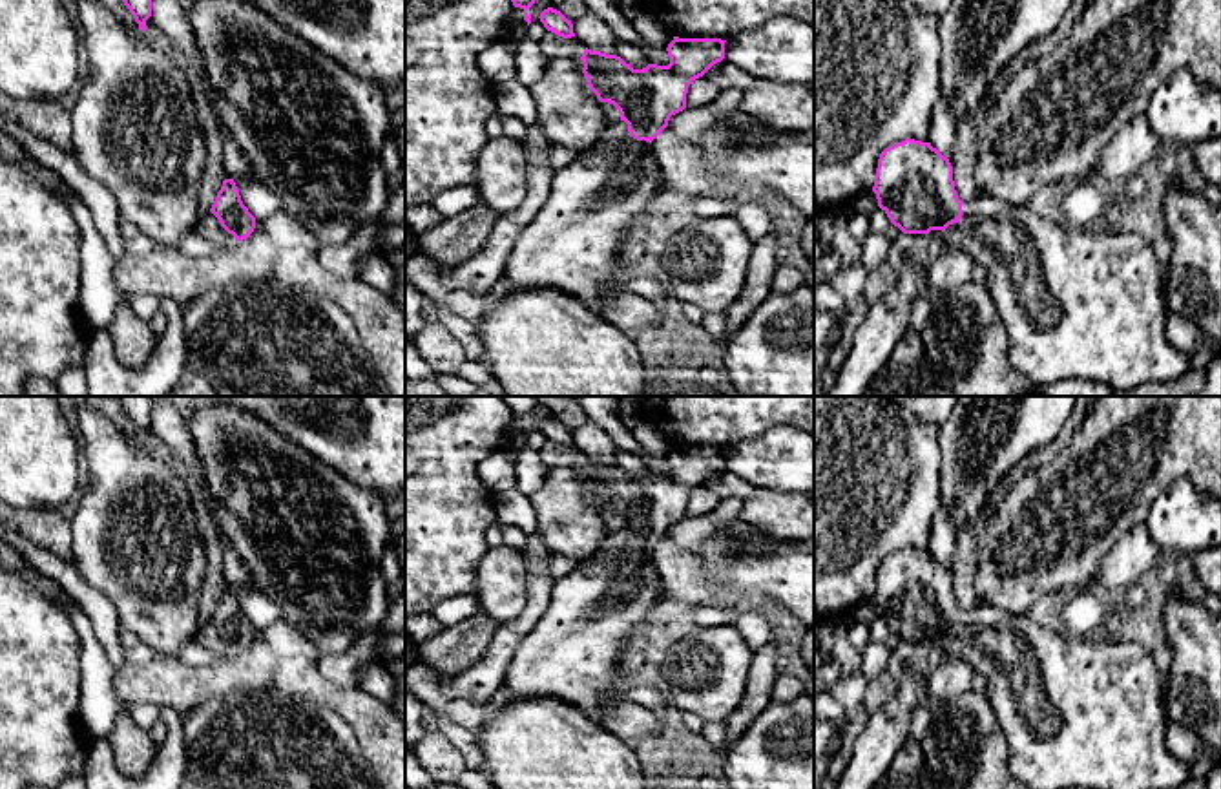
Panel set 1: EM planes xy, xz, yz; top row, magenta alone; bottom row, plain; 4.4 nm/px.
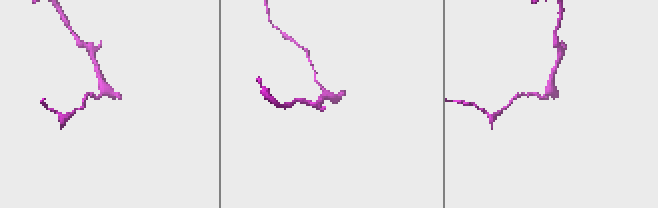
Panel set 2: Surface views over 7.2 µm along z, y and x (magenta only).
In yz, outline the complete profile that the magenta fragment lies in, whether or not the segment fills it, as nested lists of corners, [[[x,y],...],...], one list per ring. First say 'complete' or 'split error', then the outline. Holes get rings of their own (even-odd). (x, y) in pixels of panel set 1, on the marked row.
split error; [[[905,139],[880,153],[872,192],[878,206],[903,234],[944,232],[944,245],[969,254],[986,268],[984,285],[1007,332],[1006,358],[1038,391],[1051,384],[1080,378],[1110,385],[1113,391],[1143,384],[1166,384],[1188,371],[1192,356],[1177,351],[1166,336],[1168,307],[1161,290],[1163,263],[1139,234],[1090,230],[1049,221],[1028,205],[1011,205],[993,195],[962,203],[955,190],[953,166],[931,142]]]

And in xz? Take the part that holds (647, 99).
split error; [[[679,38],[668,44],[668,66],[648,64],[633,69],[617,55],[584,49],[580,60],[590,89],[600,102],[613,104],[621,121],[608,126],[597,144],[573,163],[553,172],[549,195],[538,214],[515,241],[498,292],[557,289],[584,301],[593,310],[611,296],[619,283],[621,248],[631,223],[663,188],[661,168],[652,141],[668,126],[672,115],[686,108],[688,86],[725,58],[721,38]]]

